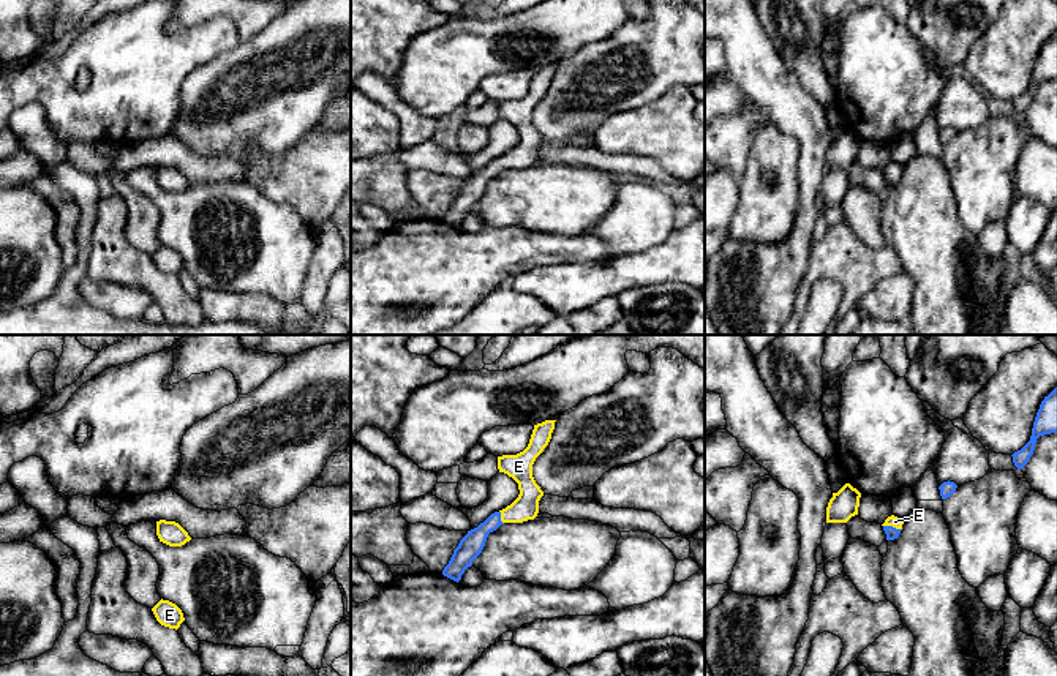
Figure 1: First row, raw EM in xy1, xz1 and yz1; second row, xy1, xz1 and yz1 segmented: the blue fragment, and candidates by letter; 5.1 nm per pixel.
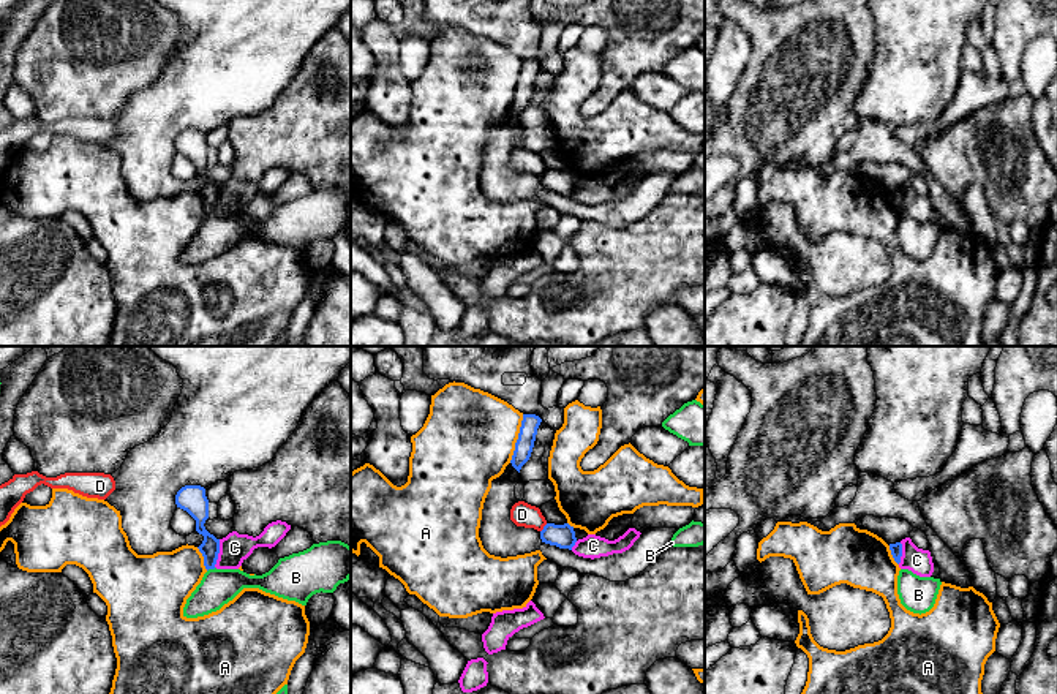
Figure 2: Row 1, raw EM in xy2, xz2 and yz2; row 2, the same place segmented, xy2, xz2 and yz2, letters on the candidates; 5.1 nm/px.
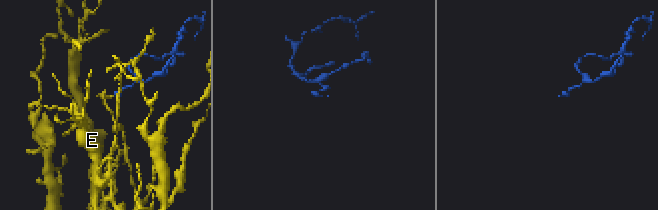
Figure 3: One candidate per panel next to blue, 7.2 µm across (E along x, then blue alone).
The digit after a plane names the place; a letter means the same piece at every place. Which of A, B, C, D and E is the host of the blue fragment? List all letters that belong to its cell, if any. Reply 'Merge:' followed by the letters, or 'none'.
Merge: E

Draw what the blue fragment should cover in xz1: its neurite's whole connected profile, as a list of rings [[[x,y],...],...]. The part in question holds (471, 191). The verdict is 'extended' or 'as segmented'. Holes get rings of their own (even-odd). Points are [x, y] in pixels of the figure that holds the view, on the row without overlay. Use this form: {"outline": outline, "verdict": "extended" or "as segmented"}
{"outline": [[[545,66],[534,71],[529,90],[523,98],[498,103],[499,118],[507,120],[518,130],[520,141],[510,152],[491,160],[477,174],[468,177],[453,196],[449,210],[444,213],[444,223],[458,229],[465,216],[471,213],[472,207],[482,199],[488,180],[496,177],[501,171],[523,169],[537,163],[539,147],[544,142],[544,137],[532,123],[532,111],[548,92],[555,68],[556,66]]], "verdict": "extended"}

